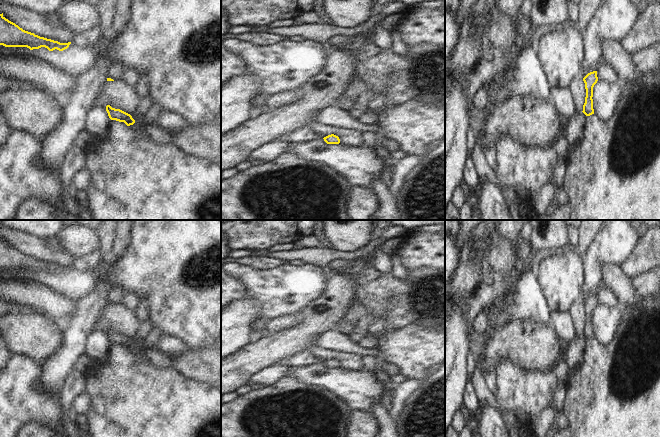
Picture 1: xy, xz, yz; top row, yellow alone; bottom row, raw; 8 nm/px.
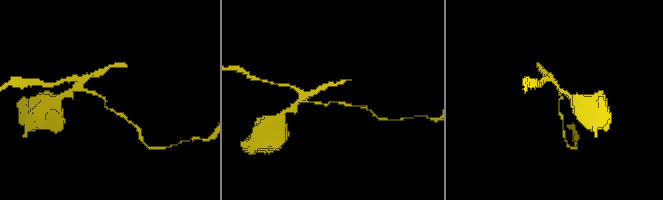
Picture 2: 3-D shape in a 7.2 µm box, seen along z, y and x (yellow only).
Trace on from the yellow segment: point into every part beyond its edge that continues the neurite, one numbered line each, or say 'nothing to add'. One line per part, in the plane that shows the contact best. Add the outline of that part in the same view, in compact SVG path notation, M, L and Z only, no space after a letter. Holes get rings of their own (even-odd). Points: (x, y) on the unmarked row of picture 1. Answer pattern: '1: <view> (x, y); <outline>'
nothing to add

